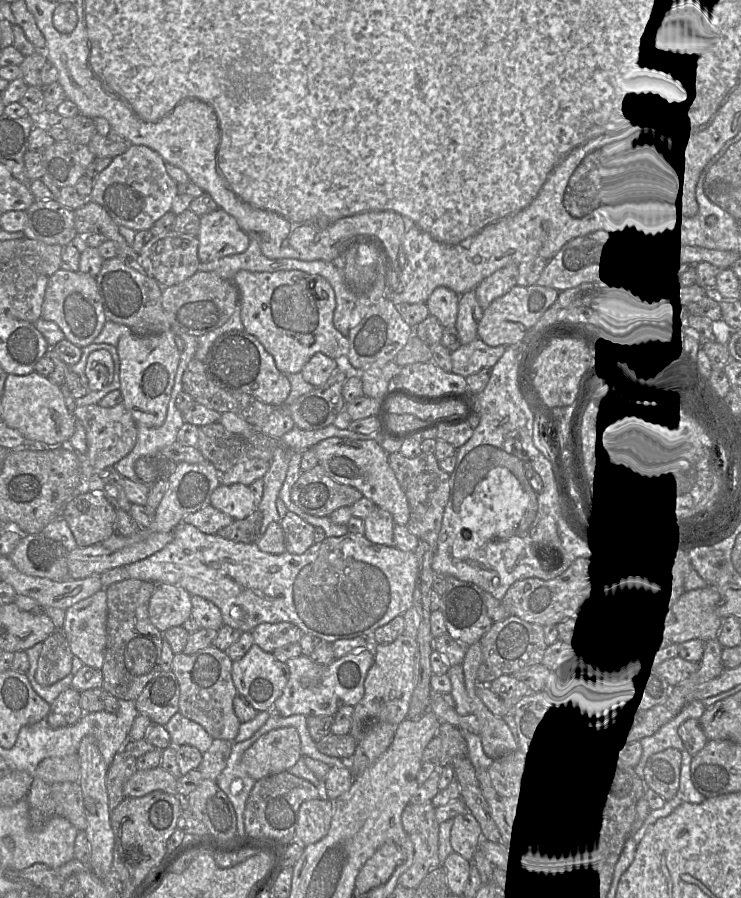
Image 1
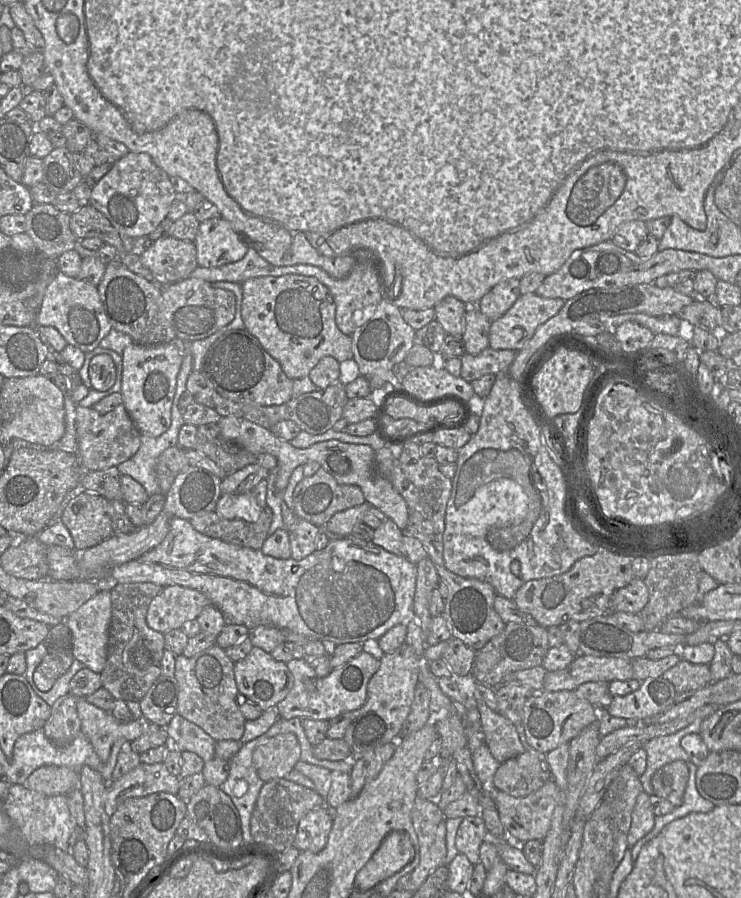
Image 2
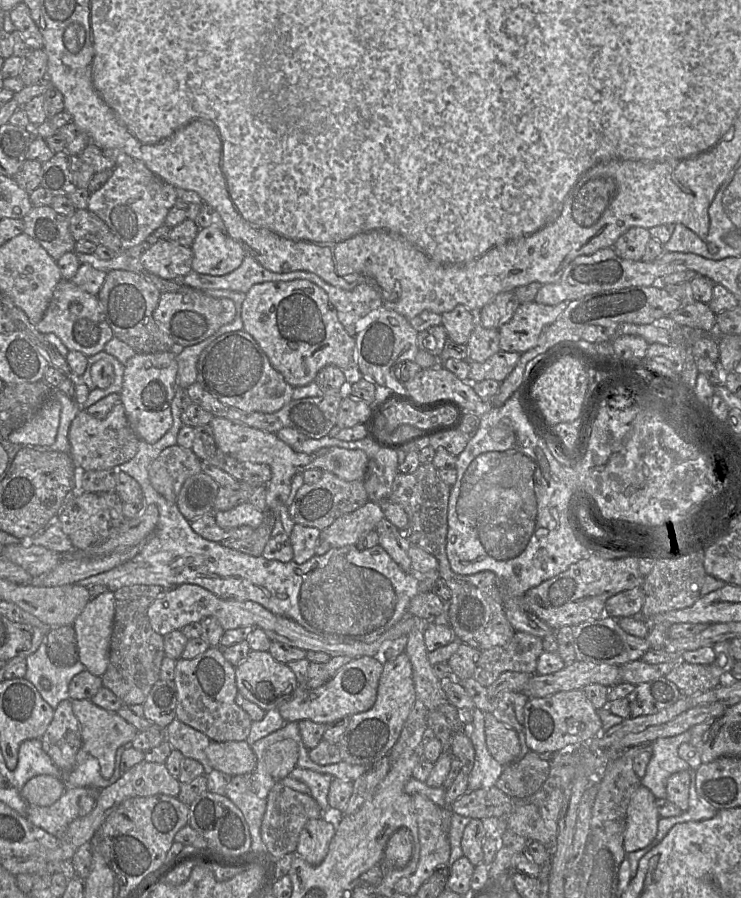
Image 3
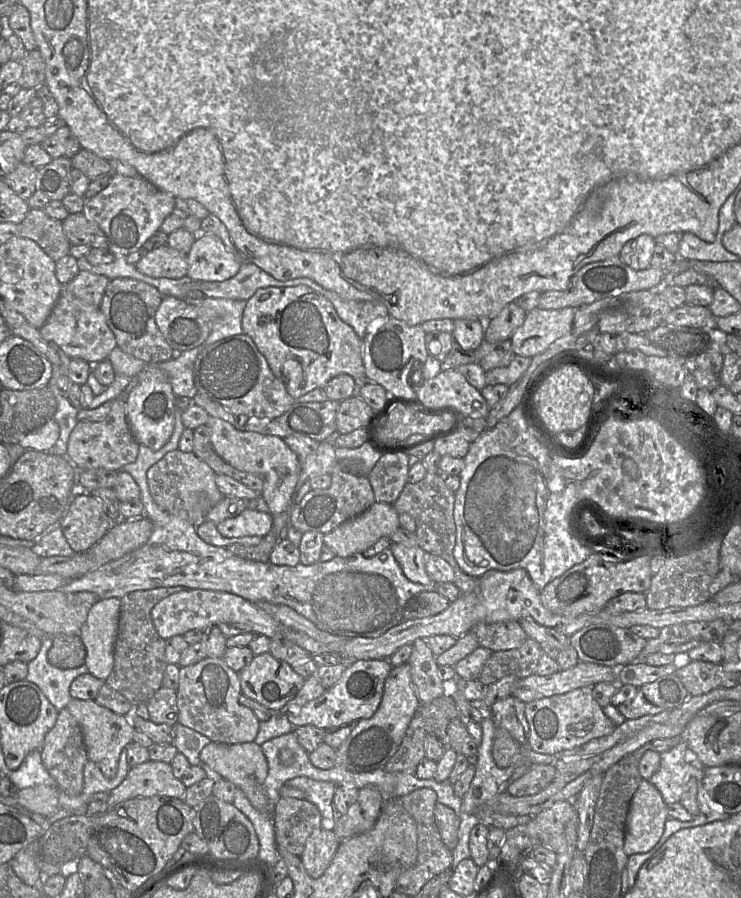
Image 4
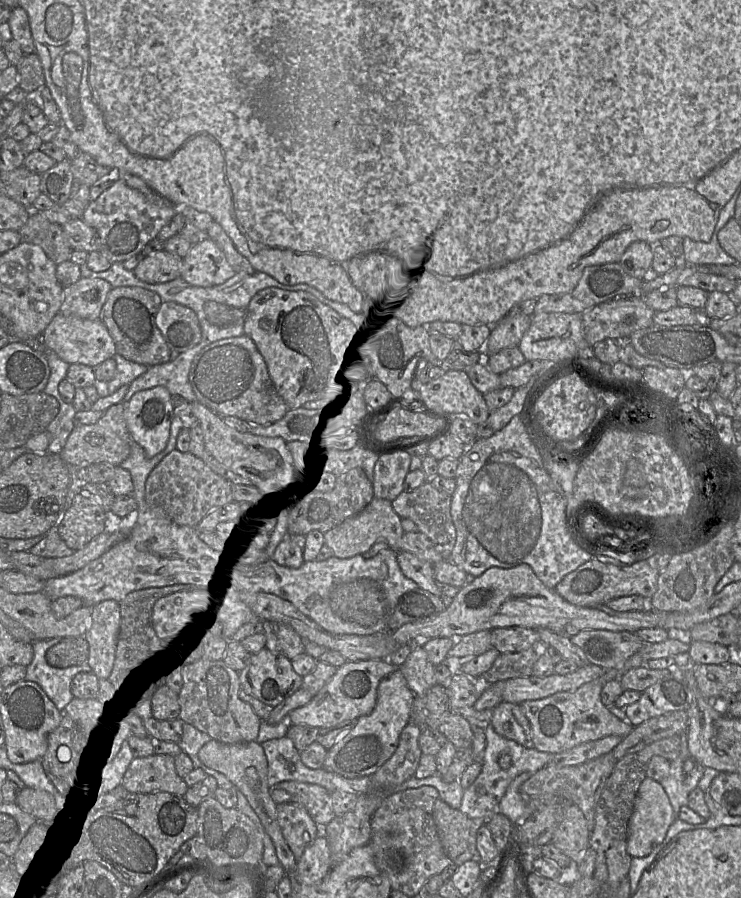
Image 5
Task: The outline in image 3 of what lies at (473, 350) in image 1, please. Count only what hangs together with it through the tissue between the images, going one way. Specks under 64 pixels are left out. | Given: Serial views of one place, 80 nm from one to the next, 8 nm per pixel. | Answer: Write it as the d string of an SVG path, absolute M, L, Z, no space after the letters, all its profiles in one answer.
M498 351L485 362L469 361L469 382L477 383L486 379L503 382L519 362L521 354Z

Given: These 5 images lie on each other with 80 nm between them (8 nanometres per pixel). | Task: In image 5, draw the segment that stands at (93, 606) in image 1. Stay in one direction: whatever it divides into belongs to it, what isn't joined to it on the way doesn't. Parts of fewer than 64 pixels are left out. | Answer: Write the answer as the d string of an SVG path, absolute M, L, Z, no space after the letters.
M107 600L91 609L91 626L84 639L89 646L88 665L100 680L110 680L116 662L120 633L120 603Z

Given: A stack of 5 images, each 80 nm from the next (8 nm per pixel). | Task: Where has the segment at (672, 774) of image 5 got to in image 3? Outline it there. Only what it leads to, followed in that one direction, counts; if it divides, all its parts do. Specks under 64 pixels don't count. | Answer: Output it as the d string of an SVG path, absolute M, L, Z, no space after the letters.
M689 729L677 736L658 738L651 743L652 757L641 784L657 799L667 797L666 783L672 774L691 769L690 764L679 756L680 745L690 742L691 736L691 729Z

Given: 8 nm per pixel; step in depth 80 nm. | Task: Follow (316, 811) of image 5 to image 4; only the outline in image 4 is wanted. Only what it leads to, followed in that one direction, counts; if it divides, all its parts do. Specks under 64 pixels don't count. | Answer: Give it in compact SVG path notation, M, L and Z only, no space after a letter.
M301 776L288 780L284 785L303 791L305 799L317 806L324 823L335 822L335 819L340 816L332 804L335 784Z

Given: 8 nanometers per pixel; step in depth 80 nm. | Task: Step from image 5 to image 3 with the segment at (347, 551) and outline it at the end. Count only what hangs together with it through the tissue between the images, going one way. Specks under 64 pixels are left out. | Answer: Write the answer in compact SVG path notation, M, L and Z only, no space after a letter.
M368 501L357 510L338 517L330 526L322 530L320 539L330 543L332 547L356 545L358 540L368 532L376 530L377 524L385 518L384 512L378 503Z

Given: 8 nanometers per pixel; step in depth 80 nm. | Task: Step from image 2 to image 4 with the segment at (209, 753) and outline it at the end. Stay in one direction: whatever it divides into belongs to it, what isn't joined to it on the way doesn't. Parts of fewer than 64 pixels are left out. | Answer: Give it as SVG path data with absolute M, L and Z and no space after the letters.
M179 722L175 723L172 728L172 744L177 748L178 752L182 753L187 758L190 765L201 767L206 773L206 777L214 782L222 779L220 774L212 770L200 759L201 750L208 745L211 740L197 731L181 725Z

